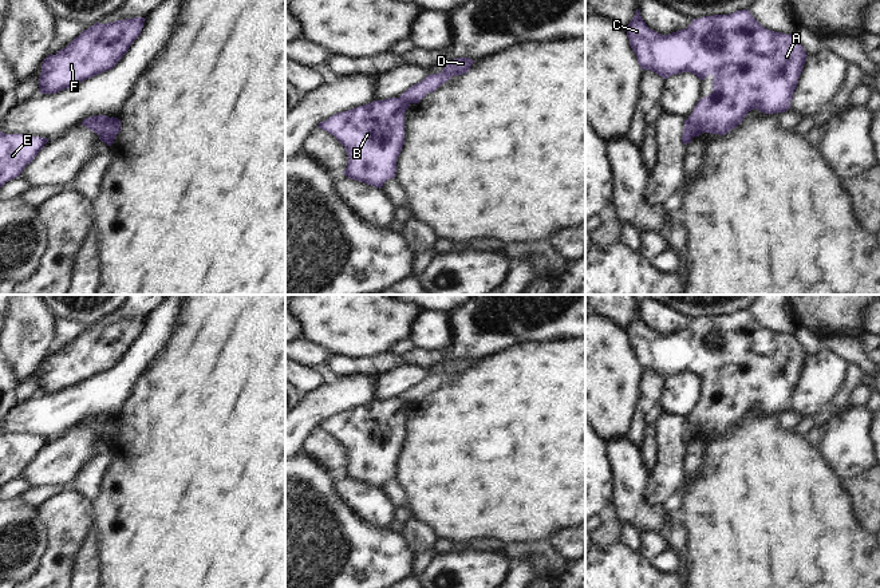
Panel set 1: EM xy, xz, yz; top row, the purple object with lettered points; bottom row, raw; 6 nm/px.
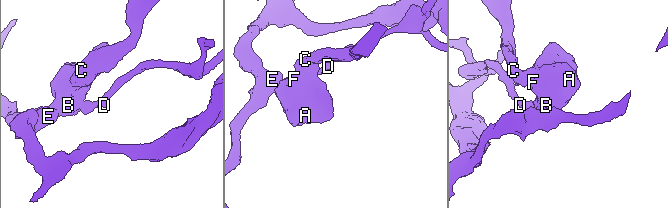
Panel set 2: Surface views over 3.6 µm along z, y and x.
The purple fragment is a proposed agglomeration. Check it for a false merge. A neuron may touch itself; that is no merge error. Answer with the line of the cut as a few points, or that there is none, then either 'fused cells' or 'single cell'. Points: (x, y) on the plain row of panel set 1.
cut in xy along (109, 418), (98, 434); fused cells

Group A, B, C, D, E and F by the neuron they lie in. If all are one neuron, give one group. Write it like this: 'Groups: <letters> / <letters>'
Groups: A B C E F / D

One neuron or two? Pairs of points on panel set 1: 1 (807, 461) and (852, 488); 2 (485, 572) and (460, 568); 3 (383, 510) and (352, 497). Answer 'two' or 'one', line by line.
1: two
2: one
3: one

